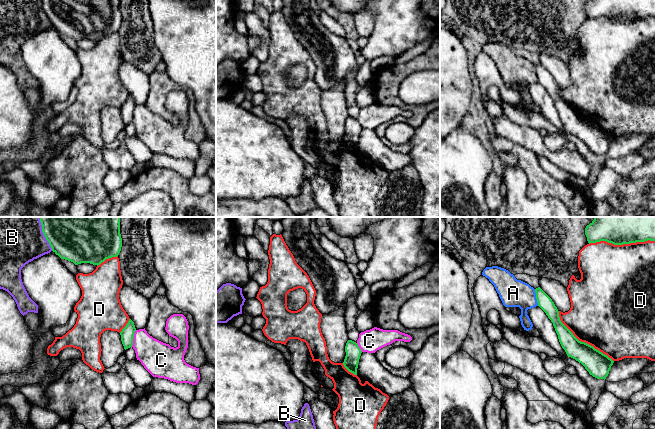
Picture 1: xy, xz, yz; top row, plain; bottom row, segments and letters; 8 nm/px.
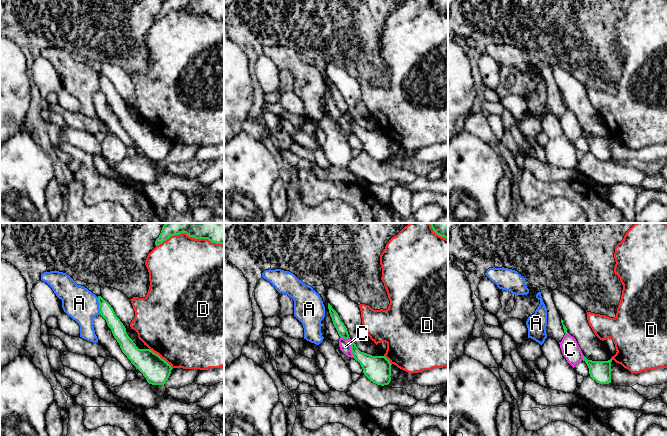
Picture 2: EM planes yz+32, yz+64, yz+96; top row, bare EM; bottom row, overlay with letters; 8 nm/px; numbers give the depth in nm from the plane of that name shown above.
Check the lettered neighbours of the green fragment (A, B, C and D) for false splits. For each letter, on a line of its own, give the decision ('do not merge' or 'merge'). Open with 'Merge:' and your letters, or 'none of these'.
Merge: none of these
A: do not merge
B: do not merge
C: do not merge
D: do not merge

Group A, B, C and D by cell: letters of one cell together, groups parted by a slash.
A / B / C / D

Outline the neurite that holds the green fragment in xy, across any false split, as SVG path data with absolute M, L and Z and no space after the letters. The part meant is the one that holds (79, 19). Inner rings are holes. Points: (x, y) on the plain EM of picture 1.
M41 0L52 27L75 41L100 41L121 27L120 0Z

